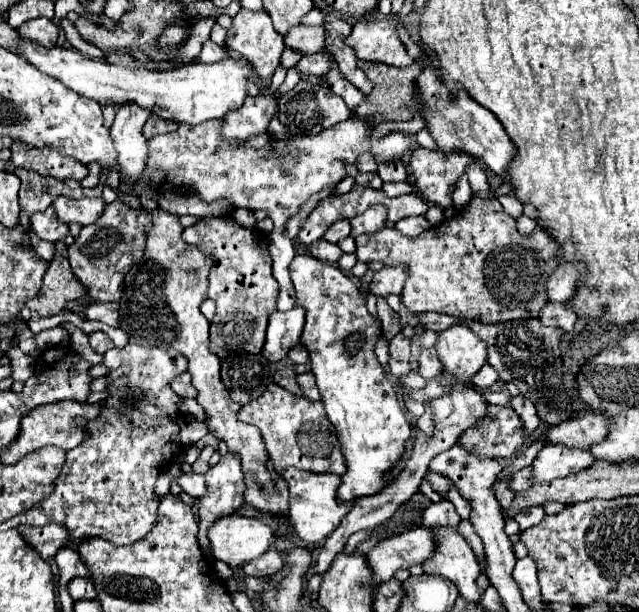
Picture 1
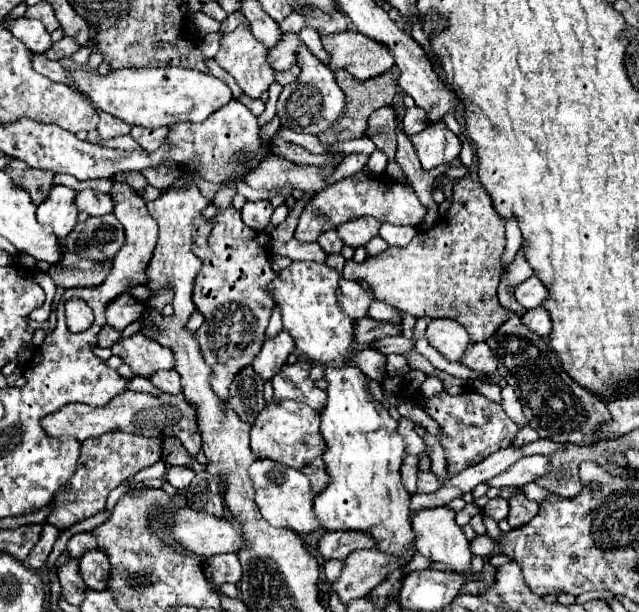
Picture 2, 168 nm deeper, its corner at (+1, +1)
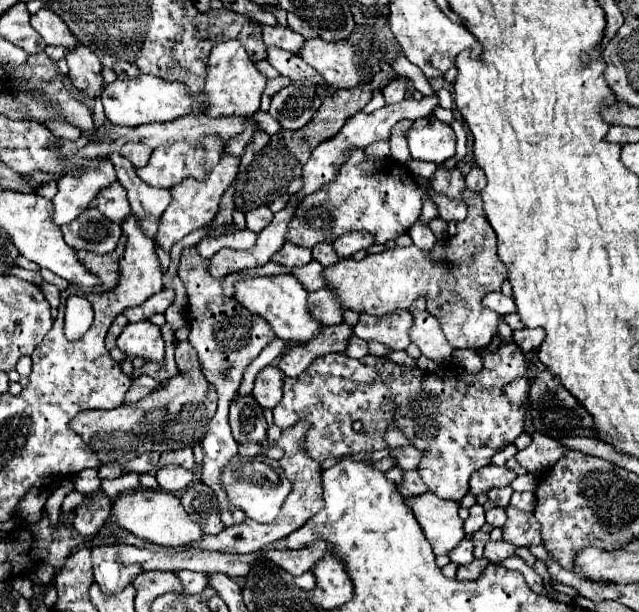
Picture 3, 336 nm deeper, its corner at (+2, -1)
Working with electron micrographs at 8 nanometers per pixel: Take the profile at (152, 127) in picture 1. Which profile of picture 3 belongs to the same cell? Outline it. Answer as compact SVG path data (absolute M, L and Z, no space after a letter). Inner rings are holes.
M126 143L126 145L120 149L120 153L122 153L124 157L128 157L134 167L144 167L144 165L148 163L152 151L148 151L148 147L140 147L140 143Z

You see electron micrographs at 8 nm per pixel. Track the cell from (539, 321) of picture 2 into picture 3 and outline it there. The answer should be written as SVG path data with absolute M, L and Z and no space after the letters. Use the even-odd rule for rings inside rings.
M524 327L524 329L512 331L512 335L514 335L514 343L516 343L522 351L532 351L532 349L536 349L536 347L542 343L542 339L544 339L544 329L540 329L540 327L536 327L536 329Z

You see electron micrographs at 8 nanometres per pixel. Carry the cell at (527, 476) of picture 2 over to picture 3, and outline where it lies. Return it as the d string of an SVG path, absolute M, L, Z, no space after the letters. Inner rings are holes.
M488 465L488 467L482 467L480 471L474 471L470 479L470 493L482 495L494 487L508 487L514 479L516 479L516 473L512 469Z

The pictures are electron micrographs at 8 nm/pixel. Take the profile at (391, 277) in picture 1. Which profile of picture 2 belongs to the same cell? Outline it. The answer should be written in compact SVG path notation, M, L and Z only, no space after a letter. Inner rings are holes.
M343 277L339 279L337 287L337 299L341 305L341 311L351 317L351 319L361 319L367 315L367 309L373 301L373 293L365 291L359 283L355 281L345 281Z

